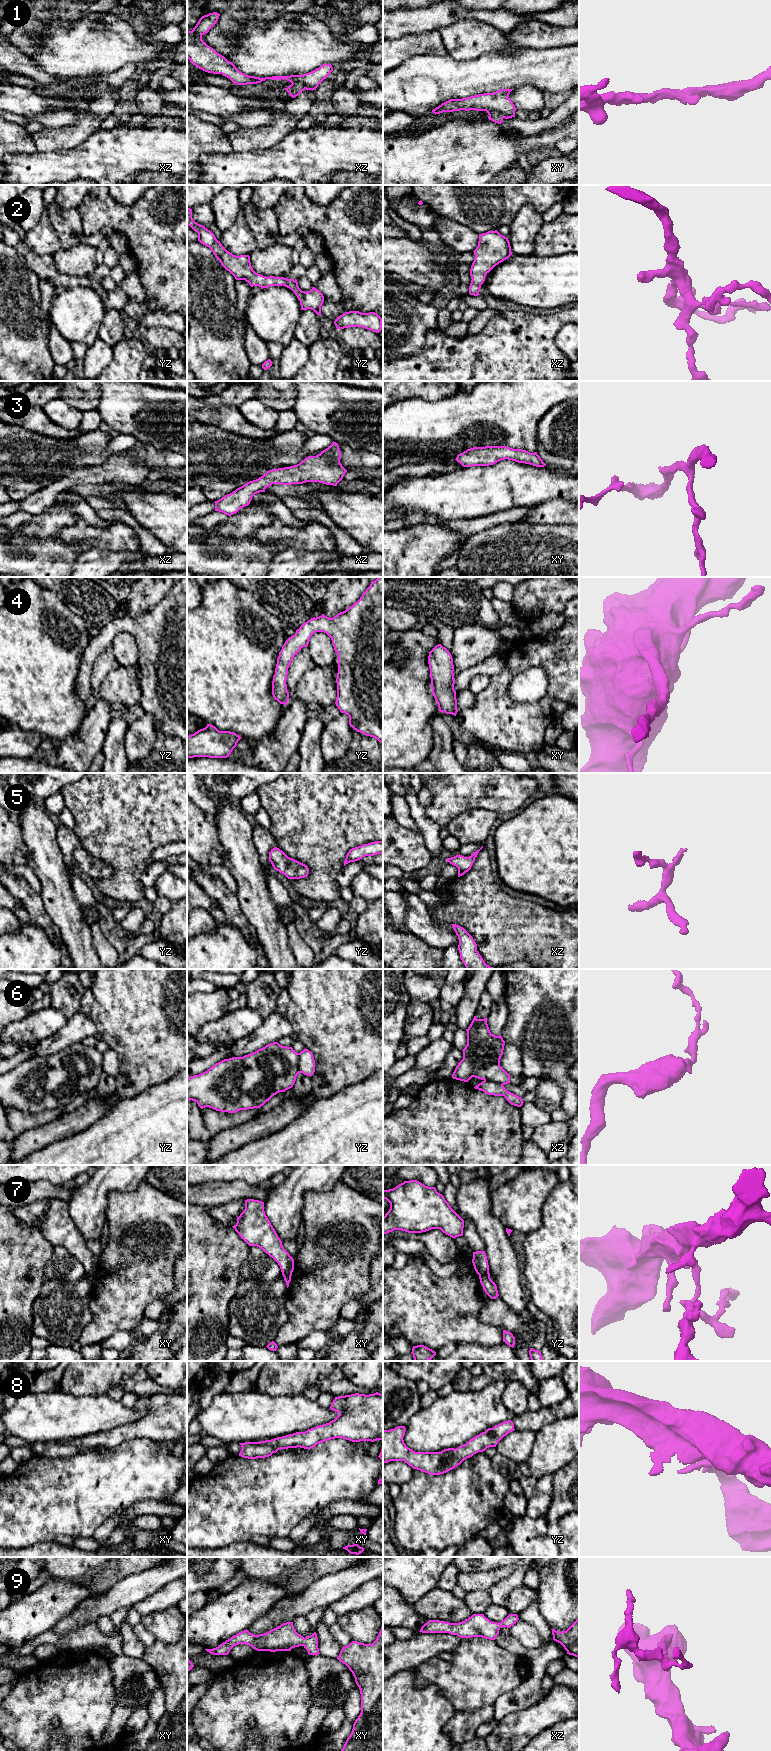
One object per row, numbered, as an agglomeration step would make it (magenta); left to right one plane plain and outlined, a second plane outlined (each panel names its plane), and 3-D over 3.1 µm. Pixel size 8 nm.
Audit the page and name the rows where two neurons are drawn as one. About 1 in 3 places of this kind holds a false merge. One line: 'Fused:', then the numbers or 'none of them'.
Fused: 6, 7

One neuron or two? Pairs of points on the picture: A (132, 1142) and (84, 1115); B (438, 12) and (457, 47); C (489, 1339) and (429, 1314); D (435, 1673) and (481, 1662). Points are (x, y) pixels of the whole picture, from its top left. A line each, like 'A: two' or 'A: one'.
A: two
B: two
C: one
D: one

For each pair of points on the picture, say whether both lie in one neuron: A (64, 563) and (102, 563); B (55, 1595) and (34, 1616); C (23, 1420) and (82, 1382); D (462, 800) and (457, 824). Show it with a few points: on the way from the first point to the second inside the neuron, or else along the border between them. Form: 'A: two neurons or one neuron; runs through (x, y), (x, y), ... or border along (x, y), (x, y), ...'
A: two neurons; border along (83, 551), (77, 556), (73, 566)
B: one neuron; runs through (51, 1599), (39, 1611)
C: two neurons; border along (60, 1389), (74, 1395), (89, 1396)
D: two neurons; border along (482, 808), (471, 808), (461, 812), (446, 826)

